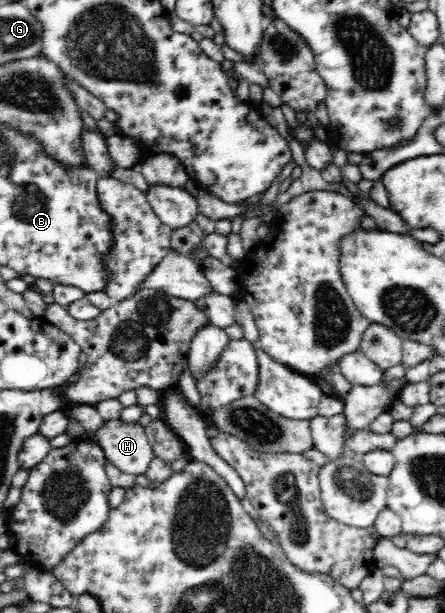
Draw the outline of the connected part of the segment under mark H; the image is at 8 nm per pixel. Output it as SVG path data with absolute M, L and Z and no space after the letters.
M118 420L107 421L95 433L98 436L97 443L112 466L131 476L147 474L149 464L156 456L144 428L139 427L137 422L127 424Z

